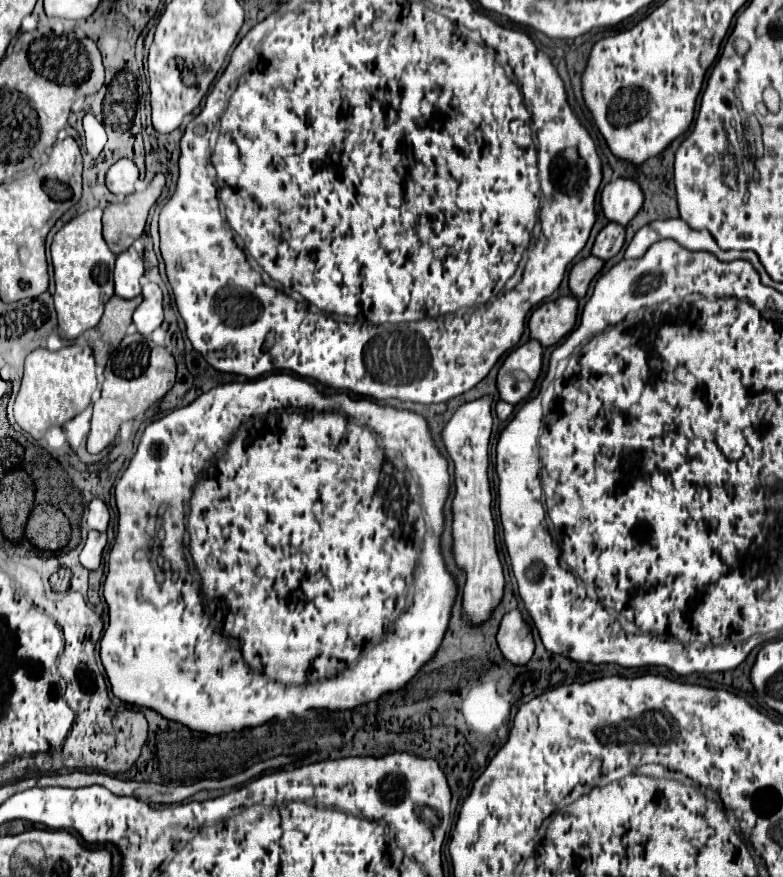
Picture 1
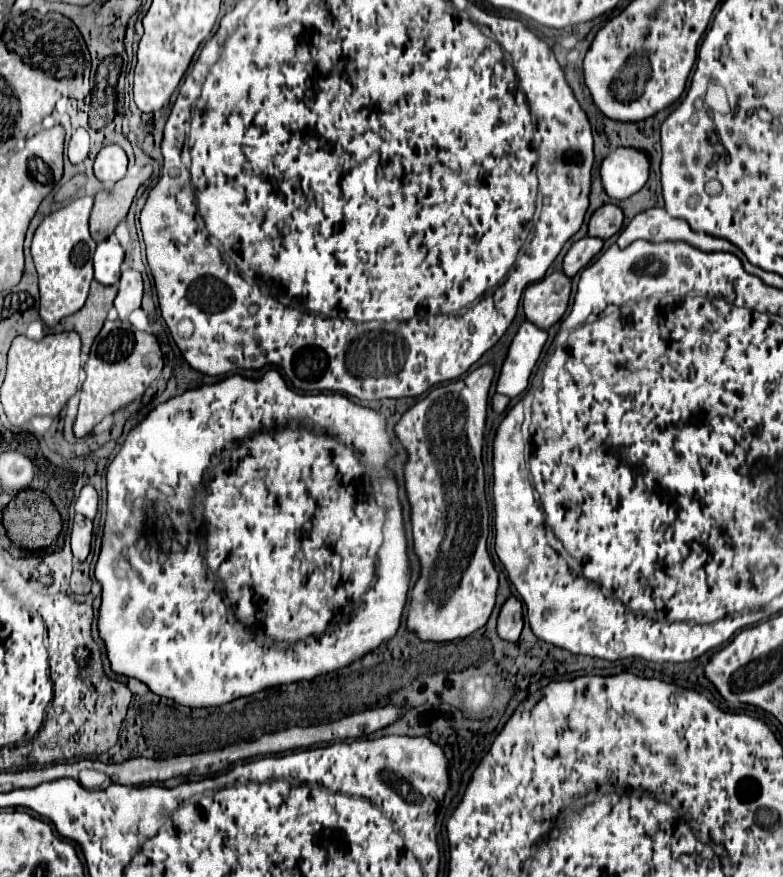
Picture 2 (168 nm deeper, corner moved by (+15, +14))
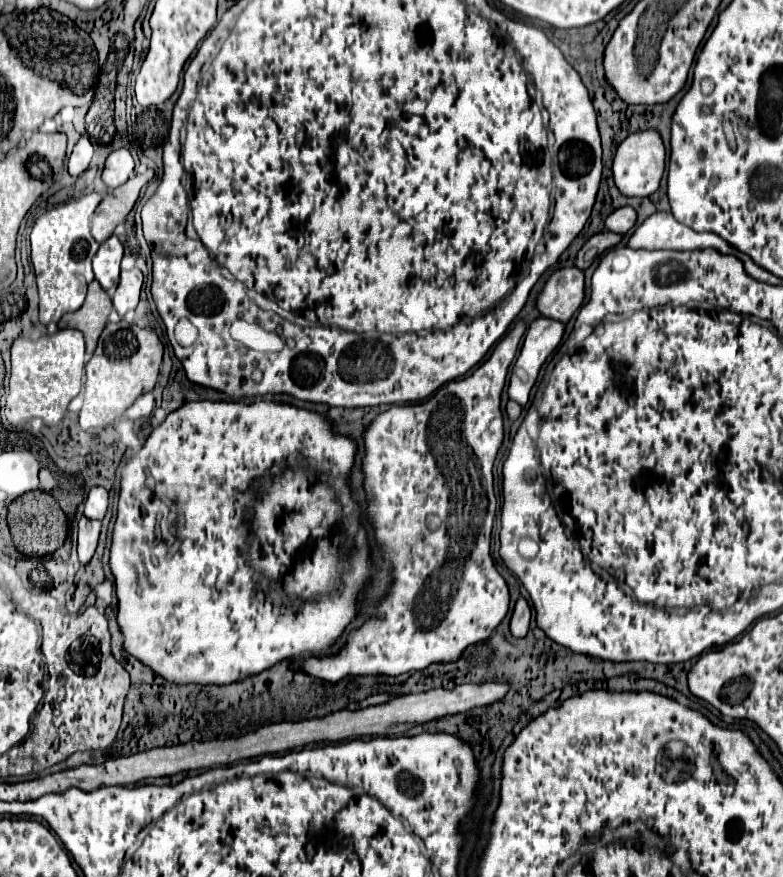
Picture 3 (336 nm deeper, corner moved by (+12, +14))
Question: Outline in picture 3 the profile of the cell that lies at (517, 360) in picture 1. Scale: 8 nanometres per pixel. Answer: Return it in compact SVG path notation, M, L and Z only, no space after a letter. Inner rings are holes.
M540 316L528 326L520 354L510 374L510 384L508 384L510 400L522 406L528 402L530 390L538 378L544 360L560 344L562 336L564 336L564 324L552 318Z

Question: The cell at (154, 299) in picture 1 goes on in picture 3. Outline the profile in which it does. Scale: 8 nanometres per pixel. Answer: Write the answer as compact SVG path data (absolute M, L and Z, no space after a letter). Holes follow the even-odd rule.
M138 268L130 272L122 272L120 284L116 288L113 297L113 307L120 316L124 316L128 310L134 310L138 306L142 292L142 272Z

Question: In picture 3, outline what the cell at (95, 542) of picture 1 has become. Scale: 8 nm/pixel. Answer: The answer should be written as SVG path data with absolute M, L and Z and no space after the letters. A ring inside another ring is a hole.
M80 518L78 522L78 558L82 564L88 564L96 552L100 536L100 522L90 518Z

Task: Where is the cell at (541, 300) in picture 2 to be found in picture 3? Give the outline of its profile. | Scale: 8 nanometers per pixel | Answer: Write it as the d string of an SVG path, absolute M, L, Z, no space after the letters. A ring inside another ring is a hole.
M576 266L568 268L568 274L564 270L556 270L544 288L540 290L536 298L536 308L542 316L568 322L572 314L580 308L584 300L584 272ZM564 278L564 282L560 282Z

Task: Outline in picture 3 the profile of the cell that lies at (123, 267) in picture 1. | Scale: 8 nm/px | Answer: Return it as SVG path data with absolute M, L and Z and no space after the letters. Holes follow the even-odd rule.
M110 236L106 242L100 244L92 266L94 266L94 276L102 284L106 292L114 292L118 286L120 278L120 260L122 260L124 246L116 236Z

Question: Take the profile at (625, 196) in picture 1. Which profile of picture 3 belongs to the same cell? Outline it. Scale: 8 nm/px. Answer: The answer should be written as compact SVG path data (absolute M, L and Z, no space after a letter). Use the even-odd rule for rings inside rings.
M644 130L644 132L636 132L630 134L626 140L622 140L622 144L618 146L616 154L614 154L614 166L612 166L612 174L614 174L614 182L616 188L624 194L624 196L650 196L658 190L662 174L664 174L664 144L662 138L656 130Z

